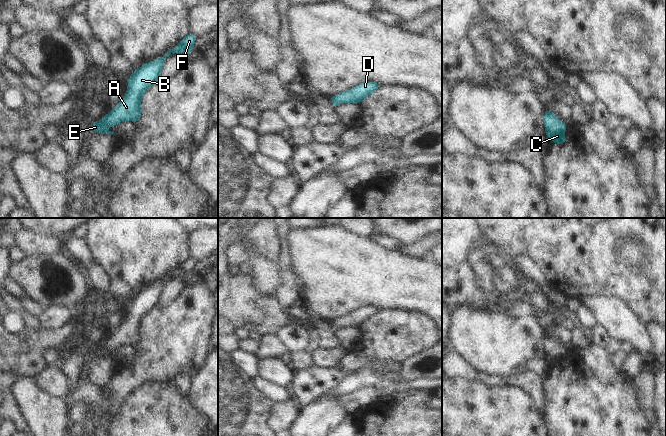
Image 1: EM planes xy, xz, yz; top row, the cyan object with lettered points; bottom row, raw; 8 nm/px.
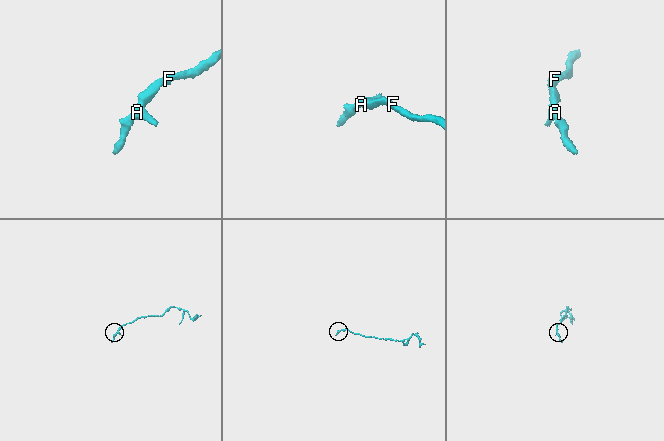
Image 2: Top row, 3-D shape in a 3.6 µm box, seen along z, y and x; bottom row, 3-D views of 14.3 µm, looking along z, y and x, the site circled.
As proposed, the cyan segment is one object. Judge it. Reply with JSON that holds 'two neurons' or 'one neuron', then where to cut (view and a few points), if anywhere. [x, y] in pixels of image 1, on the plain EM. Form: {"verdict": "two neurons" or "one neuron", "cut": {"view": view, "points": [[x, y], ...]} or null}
{"verdict": "one neuron", "cut": null}

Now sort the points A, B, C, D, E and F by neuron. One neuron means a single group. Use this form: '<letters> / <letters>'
A B C D E F

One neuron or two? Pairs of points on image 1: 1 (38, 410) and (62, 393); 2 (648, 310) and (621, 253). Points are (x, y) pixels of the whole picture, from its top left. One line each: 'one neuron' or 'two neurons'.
1: two neurons
2: one neuron

